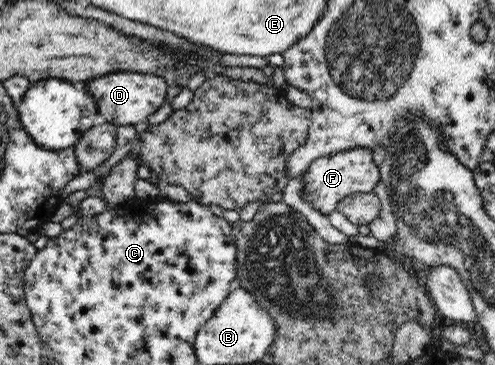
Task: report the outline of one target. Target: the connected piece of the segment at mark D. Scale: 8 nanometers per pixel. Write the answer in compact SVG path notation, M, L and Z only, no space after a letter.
M140 72L107 73L81 85L92 96L100 121L106 121L117 127L134 126L146 120L148 115L152 115L162 105L168 89L168 84L162 76Z

